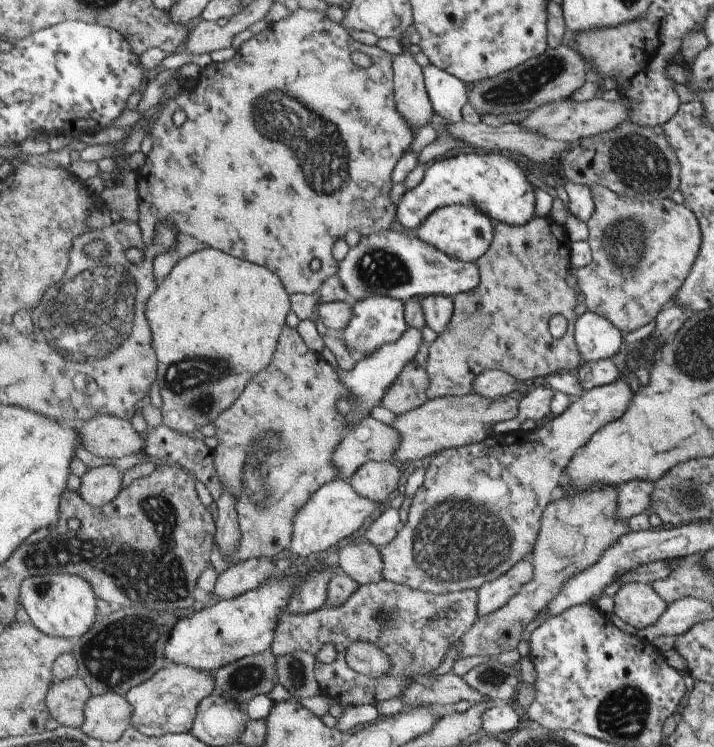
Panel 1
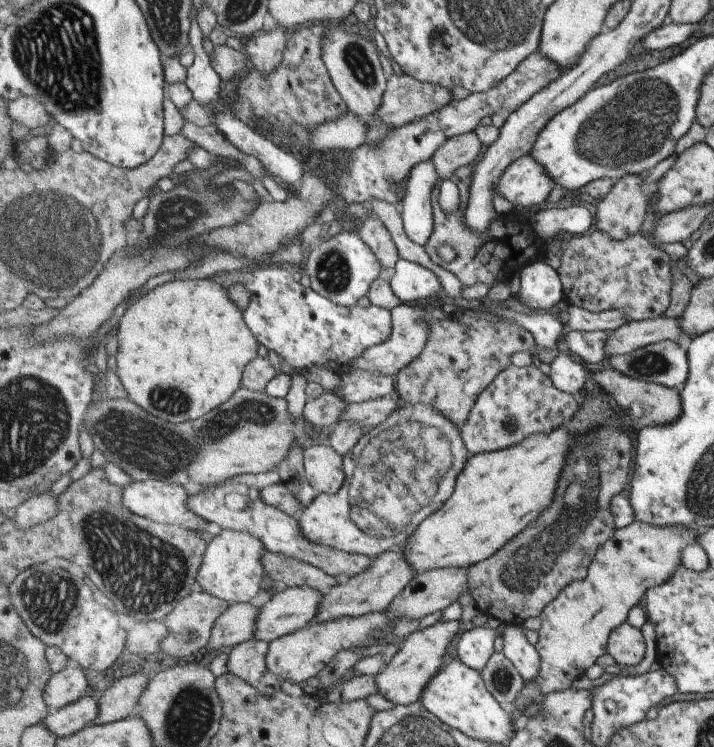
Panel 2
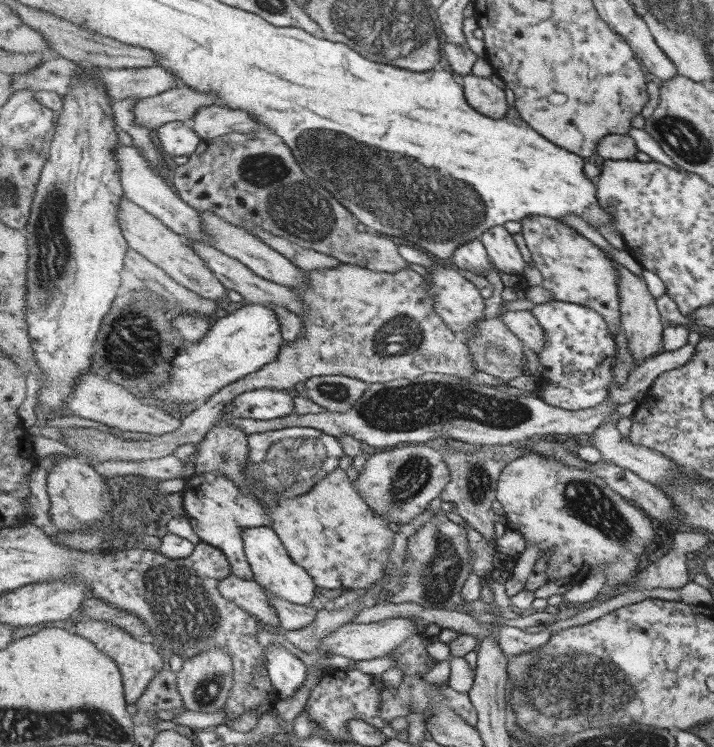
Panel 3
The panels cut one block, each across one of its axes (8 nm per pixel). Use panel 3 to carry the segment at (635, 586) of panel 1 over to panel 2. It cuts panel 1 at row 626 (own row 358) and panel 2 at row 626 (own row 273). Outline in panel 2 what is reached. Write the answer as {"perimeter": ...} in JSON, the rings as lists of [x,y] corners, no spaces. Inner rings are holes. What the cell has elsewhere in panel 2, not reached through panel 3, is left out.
{"perimeter":[[[628,622],[615,628],[611,632],[607,651],[619,665],[639,664],[645,656],[645,638],[641,628],[635,628]]]}

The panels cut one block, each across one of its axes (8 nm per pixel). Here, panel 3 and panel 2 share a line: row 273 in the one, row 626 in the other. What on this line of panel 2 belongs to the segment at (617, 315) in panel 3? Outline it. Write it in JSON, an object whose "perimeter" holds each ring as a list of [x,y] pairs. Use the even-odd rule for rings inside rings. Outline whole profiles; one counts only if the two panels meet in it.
{"perimeter":[[[637,521],[618,529],[614,537],[599,550],[587,578],[571,582],[571,585],[559,594],[559,598],[547,606],[540,617],[539,640],[535,646],[541,654],[541,672],[533,682],[525,683],[525,688],[521,690],[515,704],[508,707],[513,718],[524,716],[527,708],[531,708],[535,702],[550,693],[571,689],[576,678],[583,676],[587,668],[595,665],[595,662],[603,654],[607,654],[611,632],[627,622],[627,614],[631,608],[638,605],[643,606],[651,588],[671,582],[671,578],[675,576],[675,570],[679,570],[679,566],[683,566],[683,549],[687,548],[687,544],[697,544],[698,538],[698,531],[693,528],[689,530],[685,526],[654,526],[647,522]]]}

